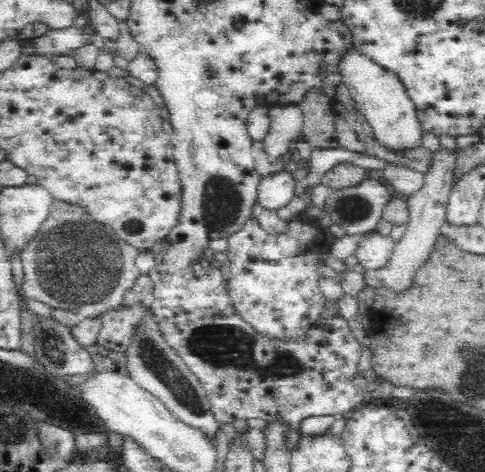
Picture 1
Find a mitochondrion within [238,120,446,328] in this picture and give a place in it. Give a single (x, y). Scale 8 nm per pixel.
(354, 210)

